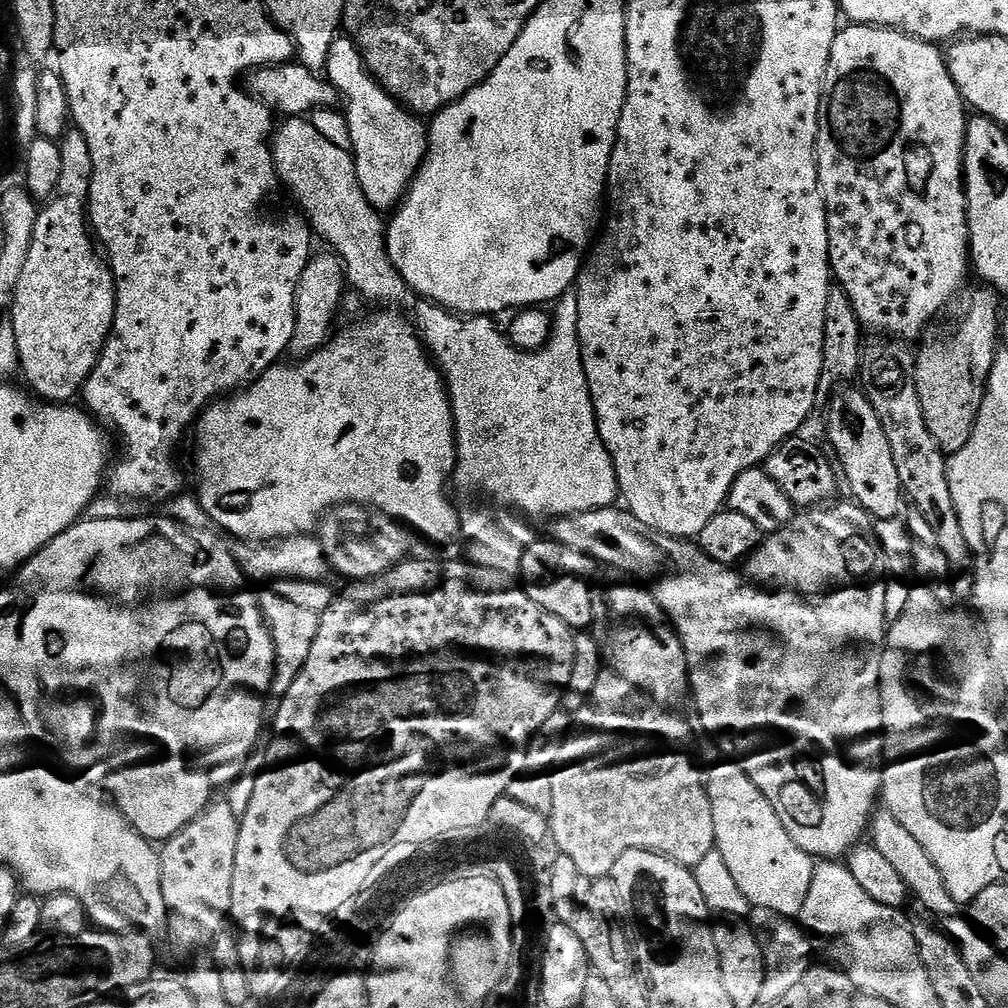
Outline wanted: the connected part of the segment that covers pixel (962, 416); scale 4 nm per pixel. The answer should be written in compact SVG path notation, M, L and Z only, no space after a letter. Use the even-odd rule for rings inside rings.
M979 287L974 289L968 297L967 295L963 297L965 300L960 308L960 317L953 324L937 323L931 329L930 335L919 345L920 352L918 348L918 355L914 360L918 402L922 402L922 418L926 418L926 427L930 429L930 434L934 434L934 442L938 442L938 446L945 454L954 454L962 450L966 442L970 442L984 401L984 392L988 389L990 370L994 366L994 358L998 351L996 339L1000 336L1001 297L995 288Z

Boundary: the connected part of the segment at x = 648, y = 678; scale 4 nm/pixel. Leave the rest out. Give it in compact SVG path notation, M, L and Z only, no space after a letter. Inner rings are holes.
M612 580L609 584L597 587L592 594L592 627L591 635L596 637L600 653L604 655L605 665L611 671L616 672L630 686L642 690L655 704L665 706L680 706L690 692L688 683L688 663L680 636L676 633L667 614L660 609L658 602L652 596L647 587L636 582L624 580Z

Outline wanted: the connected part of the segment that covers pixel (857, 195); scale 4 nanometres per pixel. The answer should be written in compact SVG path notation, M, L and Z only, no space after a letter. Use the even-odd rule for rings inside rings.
M872 24L841 27L832 43L820 99L816 165L820 175L820 193L824 195L828 215L828 262L832 265L835 283L849 298L864 330L876 332L872 334L879 334L884 338L899 338L905 342L916 339L919 341L929 331L930 325L937 319L935 316L956 295L961 295L960 287L963 286L968 272L970 276L968 199L964 193L964 135L970 116L958 86L954 86L954 78L950 78L945 53L939 52L940 50L935 44L927 44L893 28L876 28Z

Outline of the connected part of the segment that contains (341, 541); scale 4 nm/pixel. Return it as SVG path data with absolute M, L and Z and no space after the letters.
M340 504L331 508L318 525L318 539L329 565L349 581L381 576L396 564L409 559L414 536L399 520L362 504Z

